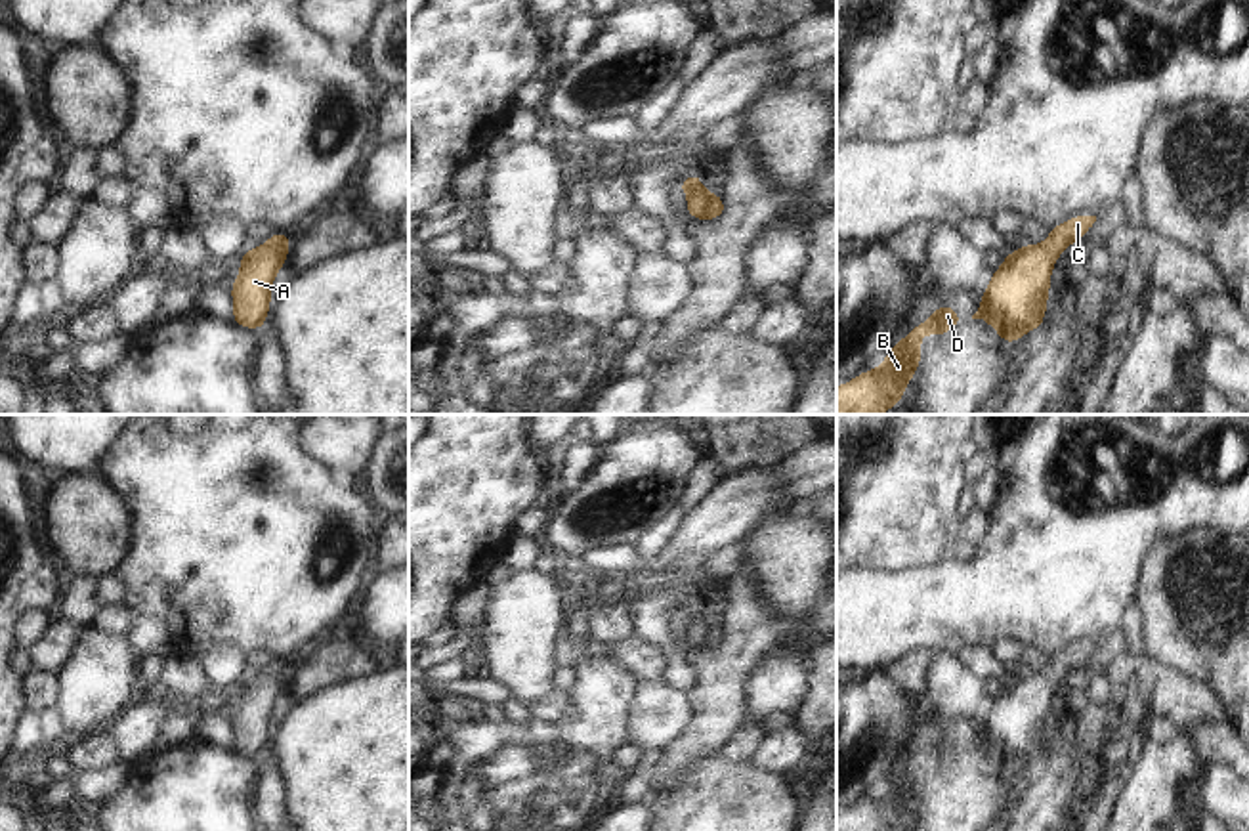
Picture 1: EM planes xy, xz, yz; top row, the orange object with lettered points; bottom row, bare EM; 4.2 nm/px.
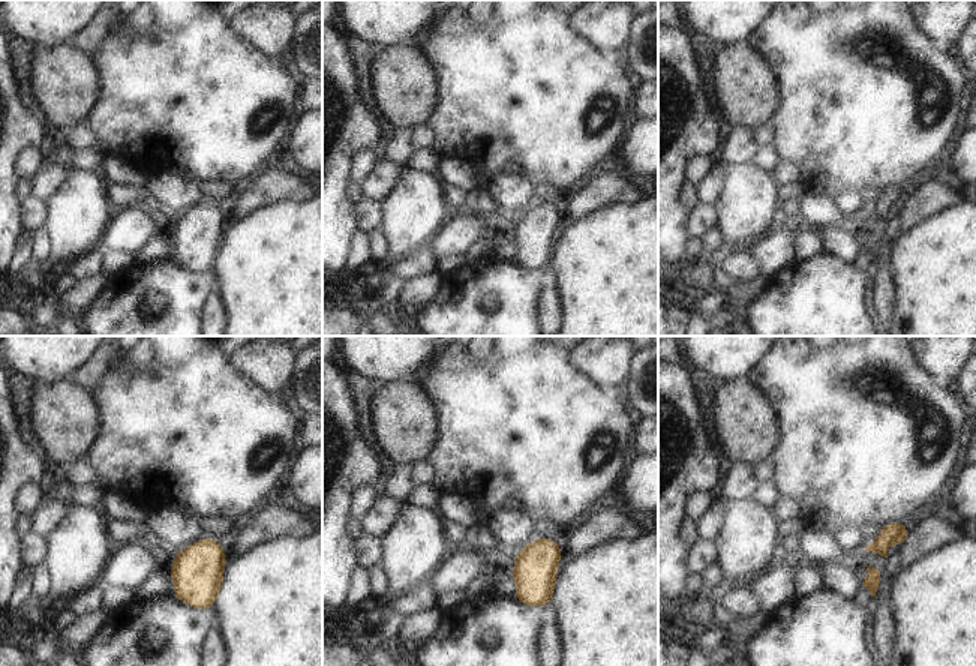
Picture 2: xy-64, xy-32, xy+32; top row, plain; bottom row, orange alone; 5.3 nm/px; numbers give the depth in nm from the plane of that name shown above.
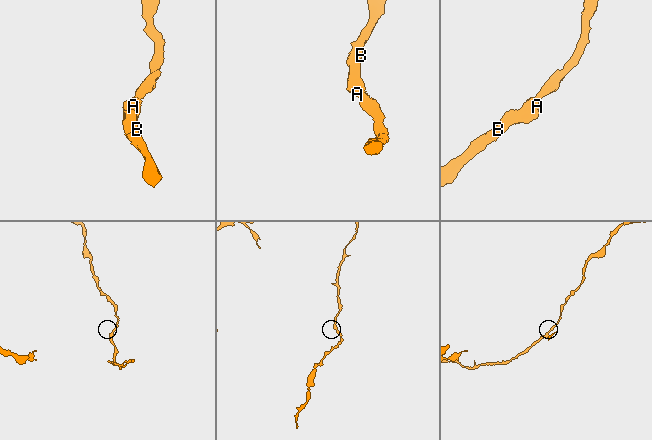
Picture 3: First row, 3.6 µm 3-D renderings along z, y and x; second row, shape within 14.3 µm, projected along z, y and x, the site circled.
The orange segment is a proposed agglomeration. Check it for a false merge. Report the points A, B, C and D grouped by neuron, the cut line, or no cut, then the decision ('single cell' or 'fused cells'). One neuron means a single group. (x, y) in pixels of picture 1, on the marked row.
A B C D; no cut; single cell

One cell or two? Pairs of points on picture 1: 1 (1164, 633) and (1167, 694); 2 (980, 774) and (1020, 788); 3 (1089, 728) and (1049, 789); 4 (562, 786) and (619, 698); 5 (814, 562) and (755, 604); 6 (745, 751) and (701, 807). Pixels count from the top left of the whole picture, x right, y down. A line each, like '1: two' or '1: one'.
1: two
2: two
3: one
4: one
5: two
6: two

